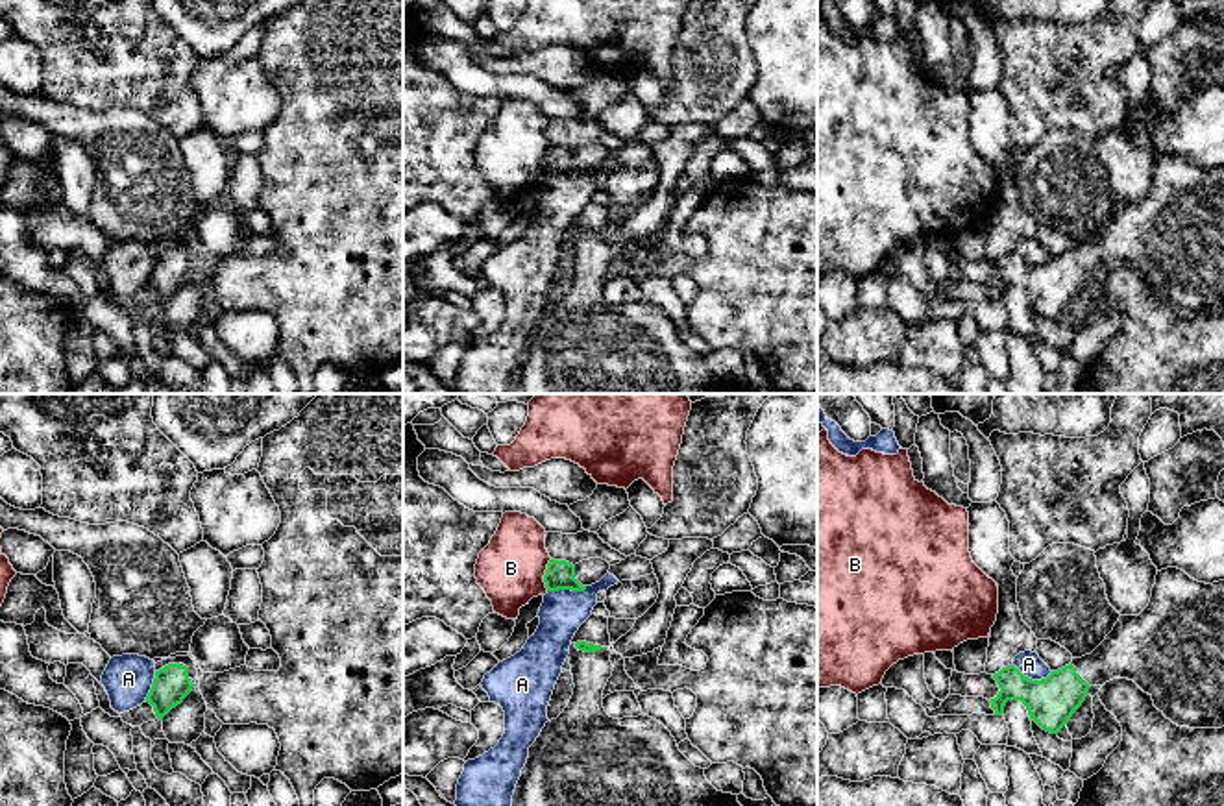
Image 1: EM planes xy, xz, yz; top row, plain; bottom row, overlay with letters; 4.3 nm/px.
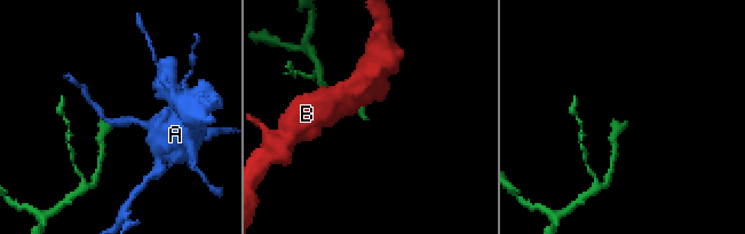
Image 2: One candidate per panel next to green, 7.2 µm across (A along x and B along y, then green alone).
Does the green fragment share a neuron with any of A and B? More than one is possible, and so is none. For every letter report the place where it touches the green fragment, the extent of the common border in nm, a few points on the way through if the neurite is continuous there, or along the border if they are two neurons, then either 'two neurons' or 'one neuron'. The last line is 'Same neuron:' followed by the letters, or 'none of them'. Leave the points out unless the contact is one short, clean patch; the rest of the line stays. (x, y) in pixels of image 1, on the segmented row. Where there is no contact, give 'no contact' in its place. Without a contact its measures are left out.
A: xz (566, 588) | 180 nm | along xz (587, 586), (583, 590), (548, 592) | two neurons
B: xz (544, 575) | 150 nm | two neurons
Same neuron: none of them

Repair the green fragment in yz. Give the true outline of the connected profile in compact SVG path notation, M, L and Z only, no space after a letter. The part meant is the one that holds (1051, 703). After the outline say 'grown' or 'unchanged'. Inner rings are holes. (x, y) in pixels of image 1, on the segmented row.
M1178 568L1157 571L1148 606L1139 616L1120 616L1106 640L1091 653L1047 678L1032 680L1015 666L993 675L1000 691L991 699L995 715L1008 701L1021 701L1030 719L1058 734L1082 706L1091 686L1113 678L1133 680L1174 725L1189 728L1224 727L1224 580L1206 584Z; grown

